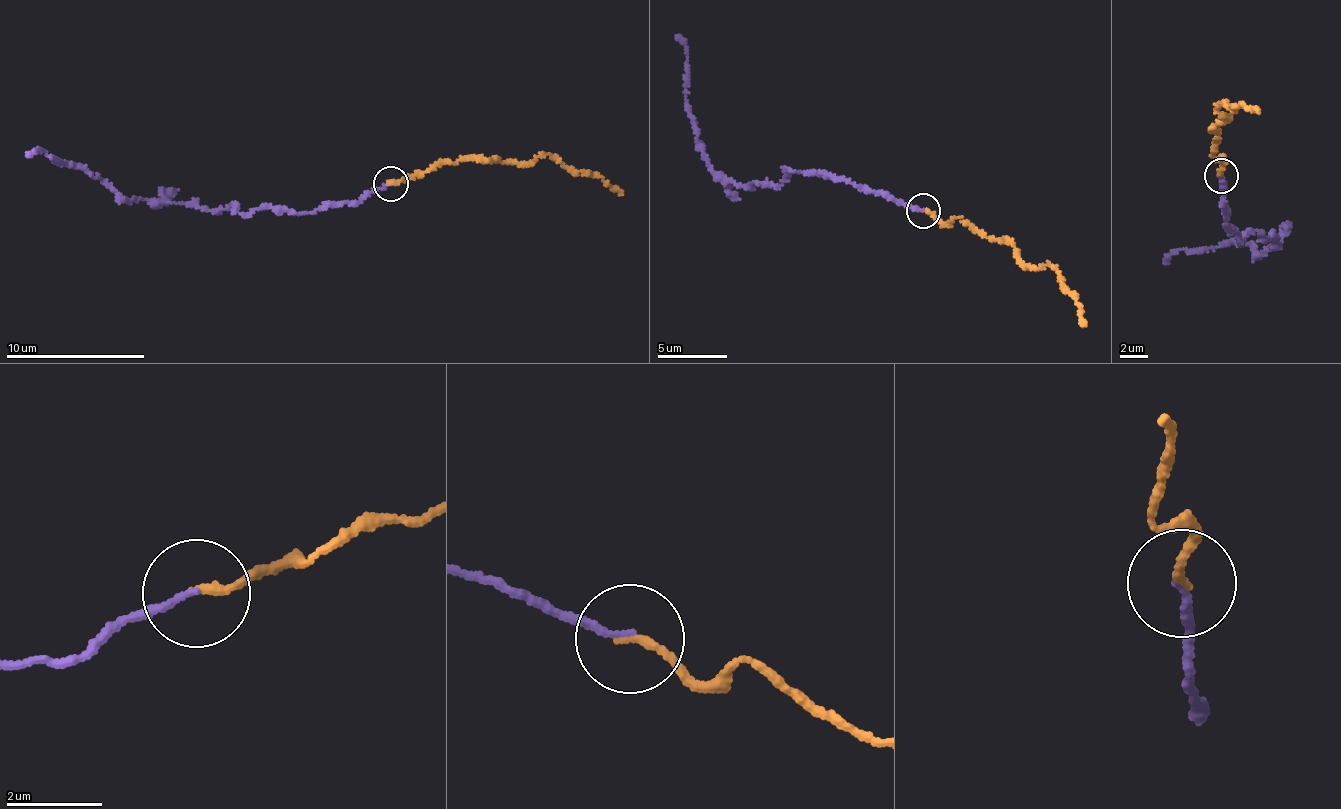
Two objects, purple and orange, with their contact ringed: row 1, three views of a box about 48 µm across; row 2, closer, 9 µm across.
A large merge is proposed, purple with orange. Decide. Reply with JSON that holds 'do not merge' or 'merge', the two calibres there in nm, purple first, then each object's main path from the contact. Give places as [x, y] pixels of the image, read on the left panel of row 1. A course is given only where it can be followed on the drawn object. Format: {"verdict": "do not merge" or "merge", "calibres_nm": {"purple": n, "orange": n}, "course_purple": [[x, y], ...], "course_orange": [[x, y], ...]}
{"verdict": "merge", "calibres_nm": {"purple": 130, "orange": 180}, "course_purple": [[391, 184], [355, 201], [307, 213], [270, 207], [239, 213], [125, 198], [102, 179], [37, 147], [26, 156]], "course_orange": [[391, 184], [429, 171], [443, 163], [477, 158], [514, 163], [537, 160], [546, 154], [622, 194]]}

